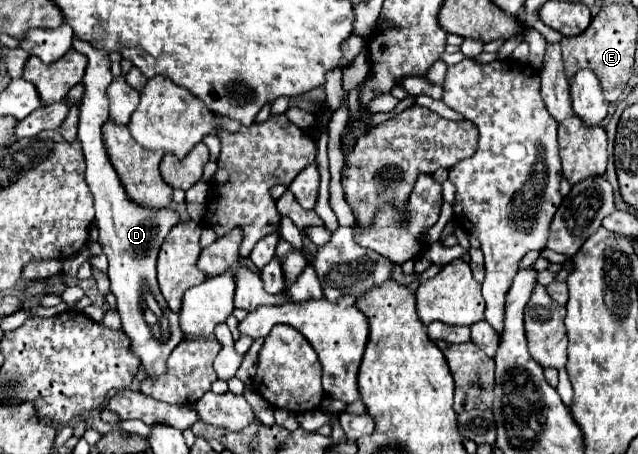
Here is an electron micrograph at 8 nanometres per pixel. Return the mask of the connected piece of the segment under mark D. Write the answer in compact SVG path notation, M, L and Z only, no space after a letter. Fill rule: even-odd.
M73 37L73 49L87 55L87 71L83 77L83 99L79 105L81 117L79 117L79 141L83 143L83 155L85 155L85 181L93 193L93 205L95 205L95 223L99 229L99 245L103 247L103 253L109 259L109 281L111 291L117 297L117 311L123 321L123 331L133 343L133 353L141 359L141 363L147 369L147 375L161 375L165 373L165 361L183 339L183 331L179 329L179 317L167 307L159 285L157 285L157 255L159 247L165 241L167 233L181 221L179 211L171 207L163 209L147 209L139 203L133 203L131 197L127 197L123 183L119 181L119 175L115 173L105 143L101 127L107 121L107 85L113 81L111 75L111 61L109 53L103 53L101 49L95 49L93 45L87 45L87 41L79 41L79 37ZM151 305L157 305L153 311L157 315L157 331L153 331L145 321L145 311Z

